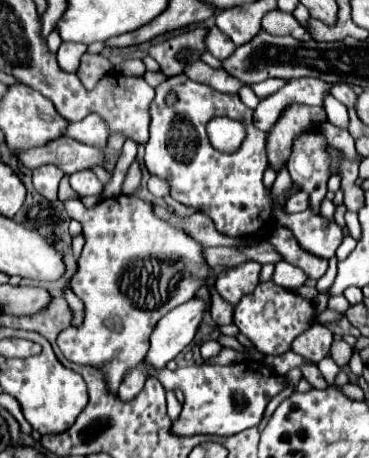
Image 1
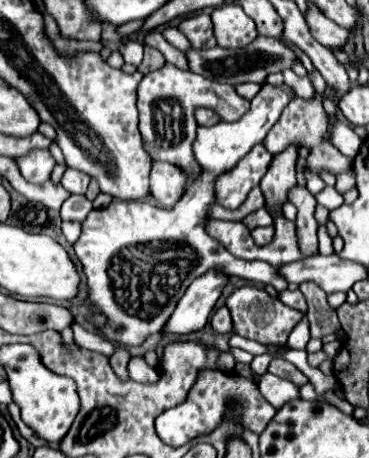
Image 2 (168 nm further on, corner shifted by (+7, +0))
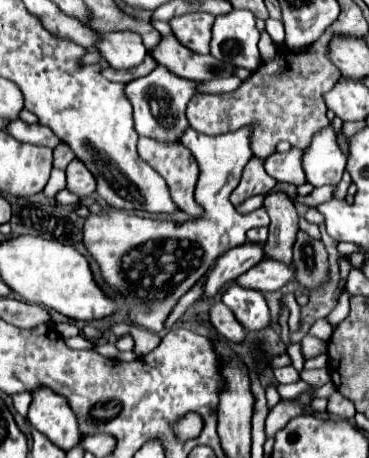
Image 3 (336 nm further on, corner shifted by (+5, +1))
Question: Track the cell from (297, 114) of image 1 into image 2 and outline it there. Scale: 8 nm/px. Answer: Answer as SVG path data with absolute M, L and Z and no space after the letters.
M292 143L284 151L276 153L268 165L268 173L260 181L260 189L266 197L266 205L282 205L288 189L296 185L296 159L300 145Z

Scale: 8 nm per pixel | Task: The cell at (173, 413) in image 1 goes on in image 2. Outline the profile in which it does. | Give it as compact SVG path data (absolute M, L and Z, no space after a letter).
M132 357L128 363L128 373L138 383L156 383L158 369L150 367L142 357Z

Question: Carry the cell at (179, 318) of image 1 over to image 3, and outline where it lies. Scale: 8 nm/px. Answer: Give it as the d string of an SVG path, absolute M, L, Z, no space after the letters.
M244 242L240 246L230 248L228 252L224 252L214 268L208 272L208 280L206 280L206 298L212 298L224 284L232 282L238 274L250 270L252 266L256 266L258 262L264 260L264 244L258 242Z

